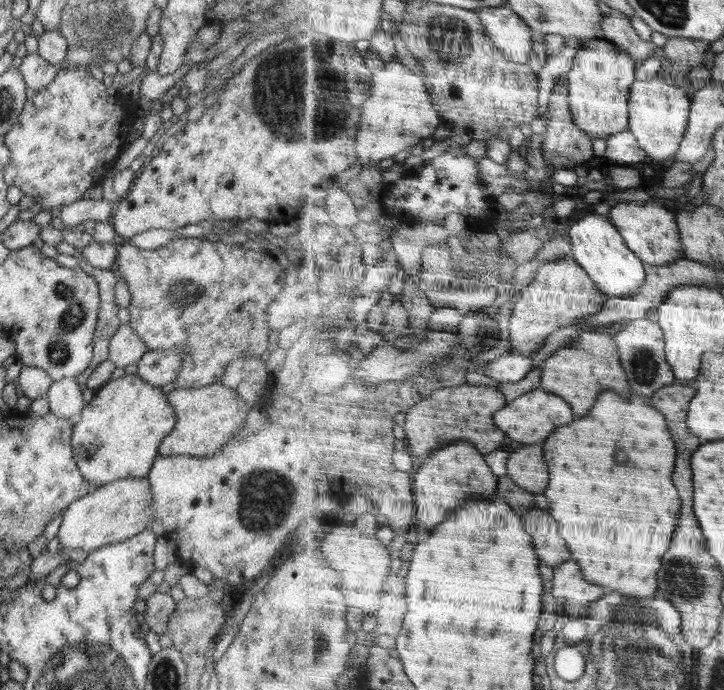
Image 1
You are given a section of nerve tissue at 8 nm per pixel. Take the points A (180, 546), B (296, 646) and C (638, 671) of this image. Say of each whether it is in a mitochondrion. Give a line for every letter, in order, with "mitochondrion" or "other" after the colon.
A: other
B: mitochondrion
C: mitochondrion

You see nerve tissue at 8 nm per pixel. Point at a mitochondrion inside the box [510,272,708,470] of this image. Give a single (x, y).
(644, 366)

